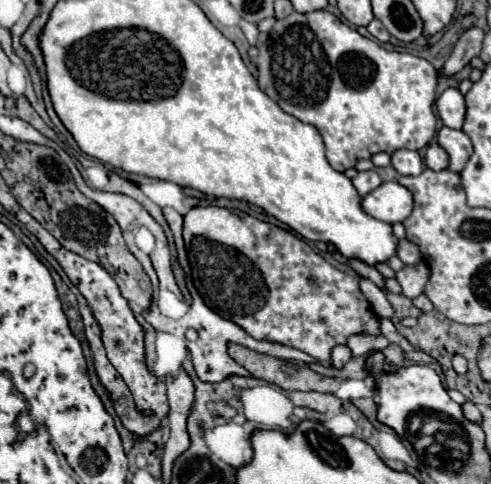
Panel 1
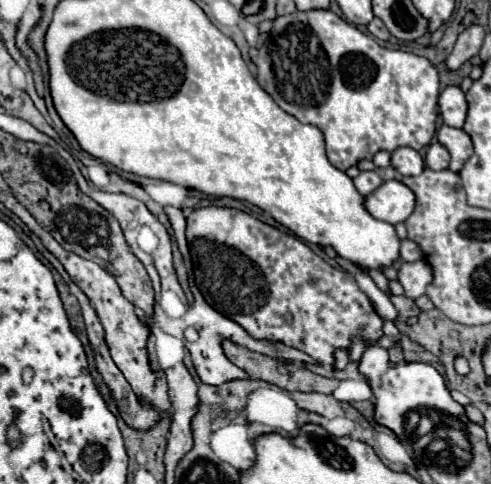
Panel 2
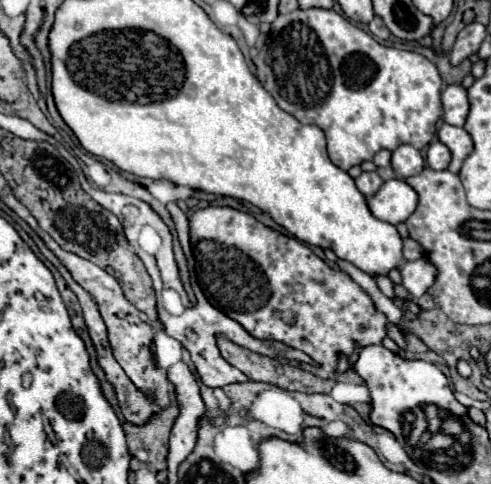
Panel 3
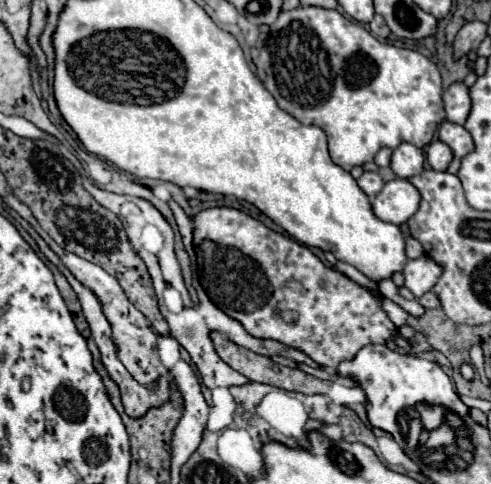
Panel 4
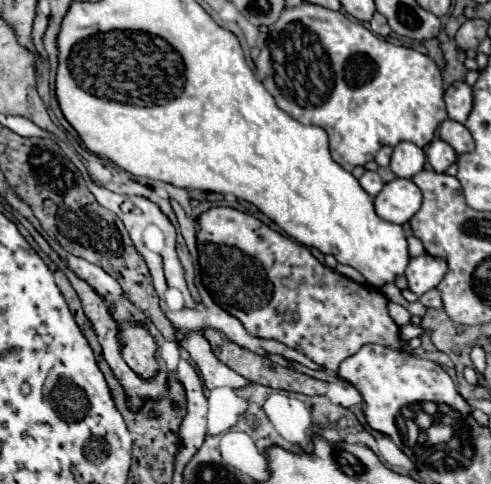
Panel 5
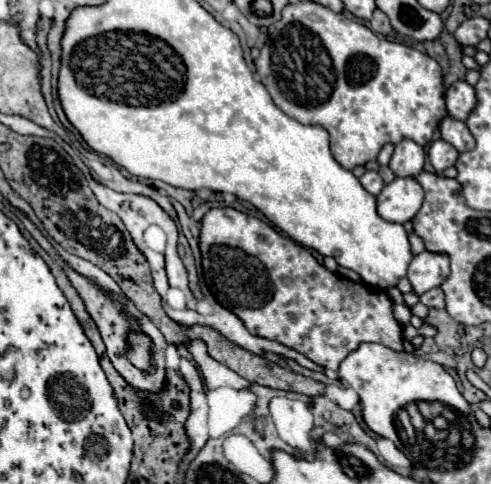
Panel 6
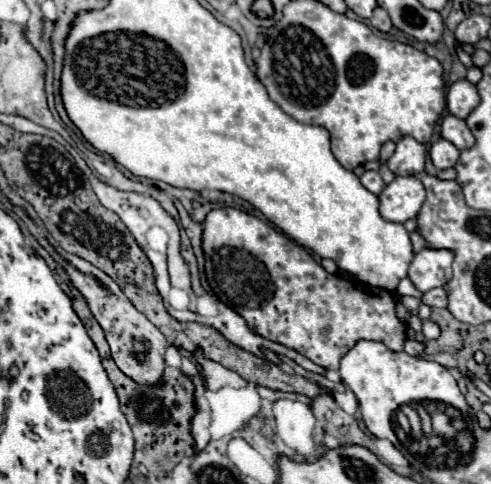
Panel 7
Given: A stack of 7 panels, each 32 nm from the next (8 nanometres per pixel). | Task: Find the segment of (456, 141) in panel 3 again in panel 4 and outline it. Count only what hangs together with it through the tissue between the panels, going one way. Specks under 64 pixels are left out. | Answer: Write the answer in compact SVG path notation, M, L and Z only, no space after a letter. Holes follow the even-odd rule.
M444 120L440 124L440 130L438 132L440 132L440 140L446 142L452 148L454 156L456 156L454 162L447 169L448 172L456 175L458 173L458 166L460 166L460 158L466 156L466 154L470 154L474 150L474 140L472 140L470 132L464 126L452 124L448 120Z

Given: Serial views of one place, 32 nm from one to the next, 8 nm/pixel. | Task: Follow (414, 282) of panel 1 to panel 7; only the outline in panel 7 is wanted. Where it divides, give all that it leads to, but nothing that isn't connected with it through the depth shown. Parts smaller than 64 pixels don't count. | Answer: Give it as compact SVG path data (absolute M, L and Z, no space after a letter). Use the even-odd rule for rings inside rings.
M426 246L414 256L408 268L408 278L414 282L414 286L420 292L440 288L448 284L448 280L452 278L452 262L454 262L454 256L446 248Z

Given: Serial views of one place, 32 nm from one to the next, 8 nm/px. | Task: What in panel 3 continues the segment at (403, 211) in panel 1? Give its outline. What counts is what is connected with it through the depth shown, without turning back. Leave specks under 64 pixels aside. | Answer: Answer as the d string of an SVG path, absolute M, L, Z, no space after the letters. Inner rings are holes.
M398 178L384 182L382 188L372 198L368 198L372 214L378 220L390 224L406 222L408 216L412 216L412 212L416 210L416 204L418 204L416 190L408 182Z

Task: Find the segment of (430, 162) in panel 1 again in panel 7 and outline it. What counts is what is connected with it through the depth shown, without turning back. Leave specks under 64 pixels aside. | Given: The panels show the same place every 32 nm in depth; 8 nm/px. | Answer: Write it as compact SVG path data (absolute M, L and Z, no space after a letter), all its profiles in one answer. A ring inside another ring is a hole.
M438 138L430 148L430 158L432 158L432 164L438 170L452 168L456 164L456 160L460 158L460 150L452 142L448 142L444 138Z

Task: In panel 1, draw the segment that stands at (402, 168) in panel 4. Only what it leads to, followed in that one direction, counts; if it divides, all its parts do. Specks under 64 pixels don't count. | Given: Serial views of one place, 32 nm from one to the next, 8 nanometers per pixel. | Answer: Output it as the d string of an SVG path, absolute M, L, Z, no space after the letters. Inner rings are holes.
M396 150L394 152L394 168L398 174L402 176L418 176L422 170L424 170L424 164L422 164L422 158L416 150Z

